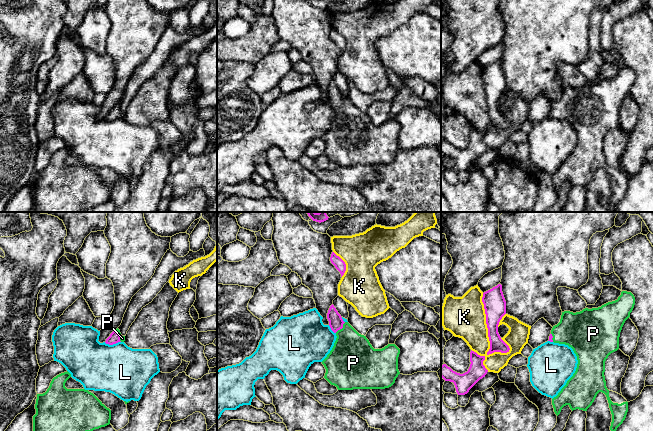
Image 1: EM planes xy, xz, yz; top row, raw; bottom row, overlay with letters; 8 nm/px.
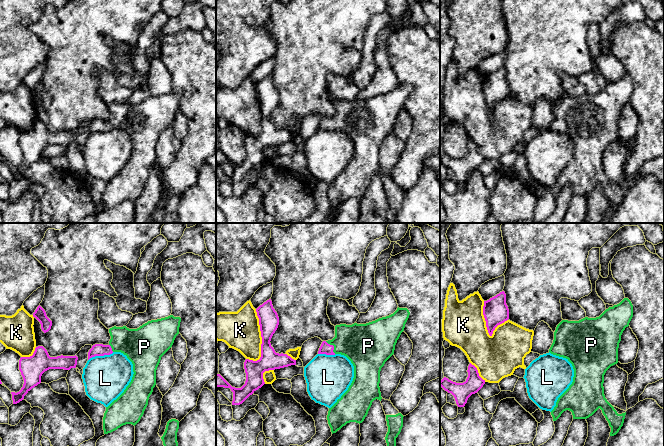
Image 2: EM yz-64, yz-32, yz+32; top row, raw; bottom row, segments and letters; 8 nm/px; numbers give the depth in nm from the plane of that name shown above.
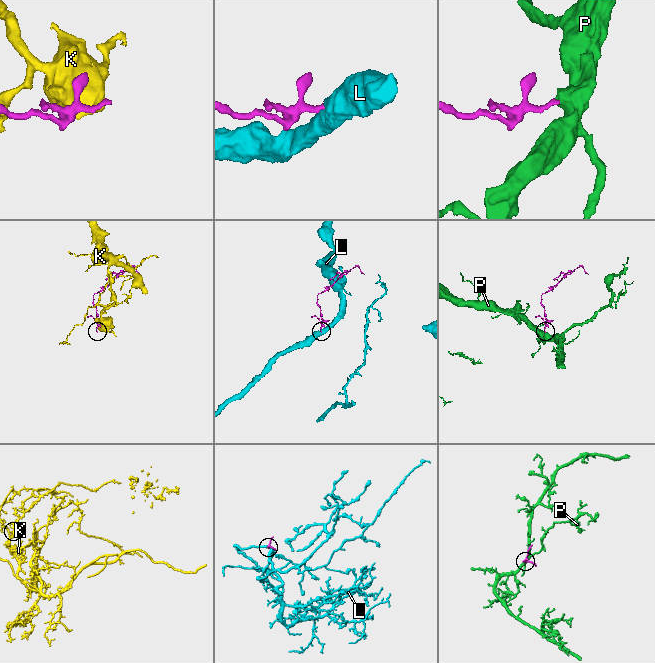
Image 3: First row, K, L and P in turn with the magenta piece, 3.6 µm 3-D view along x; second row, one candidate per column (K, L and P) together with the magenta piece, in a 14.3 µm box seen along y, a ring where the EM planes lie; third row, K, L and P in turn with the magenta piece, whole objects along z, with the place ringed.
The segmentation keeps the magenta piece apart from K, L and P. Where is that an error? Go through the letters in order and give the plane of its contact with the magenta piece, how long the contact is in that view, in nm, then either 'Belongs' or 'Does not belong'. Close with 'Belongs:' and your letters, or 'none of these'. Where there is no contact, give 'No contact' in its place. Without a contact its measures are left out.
K: Touches magenta in yz. Shared border 500 nm. Does not belong
L: Touches magenta in xy. Shared border 140 nm. Does not belong
P: Touches magenta in xz. Shared border 120 nm. Belongs
Belongs: P

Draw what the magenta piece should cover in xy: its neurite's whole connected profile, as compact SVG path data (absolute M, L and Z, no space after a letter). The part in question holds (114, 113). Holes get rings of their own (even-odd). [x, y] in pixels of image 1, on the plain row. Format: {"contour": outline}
{"contour": "M117 104L115 107L113 107L110 112L106 115L105 119L109 121L116 120L118 118L124 118L125 112L122 112L120 109L120 106Z"}

